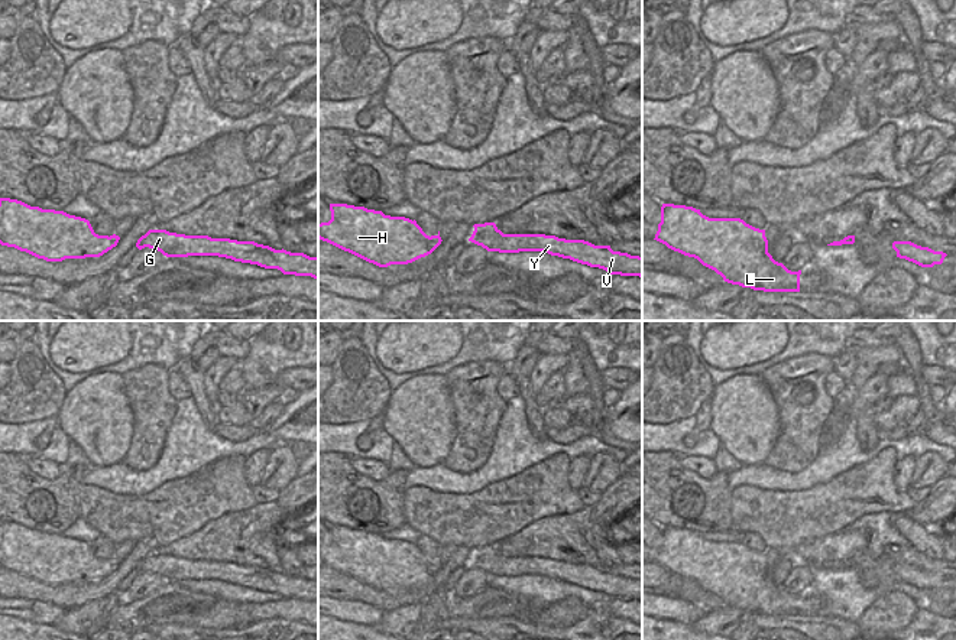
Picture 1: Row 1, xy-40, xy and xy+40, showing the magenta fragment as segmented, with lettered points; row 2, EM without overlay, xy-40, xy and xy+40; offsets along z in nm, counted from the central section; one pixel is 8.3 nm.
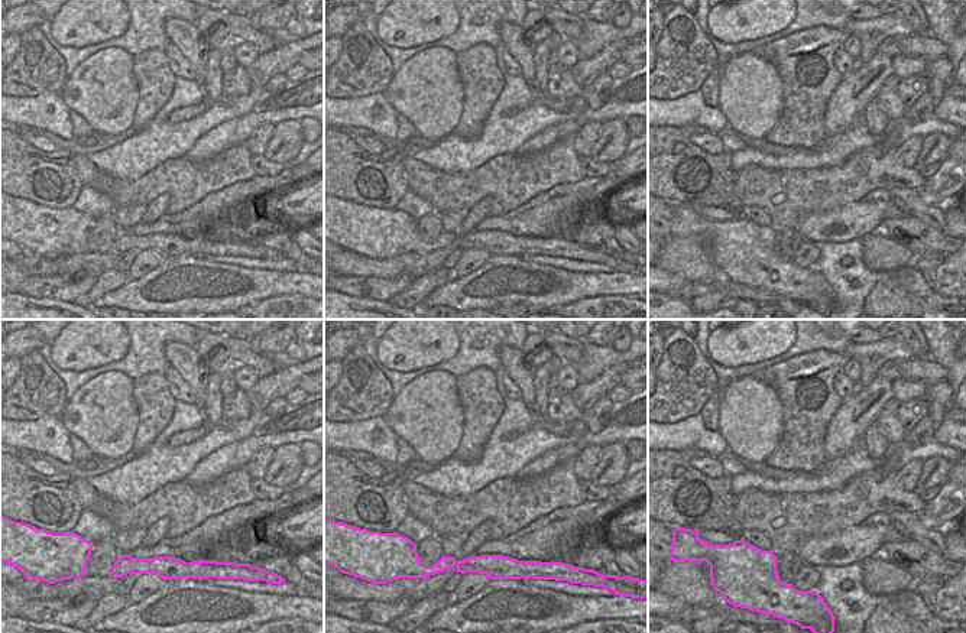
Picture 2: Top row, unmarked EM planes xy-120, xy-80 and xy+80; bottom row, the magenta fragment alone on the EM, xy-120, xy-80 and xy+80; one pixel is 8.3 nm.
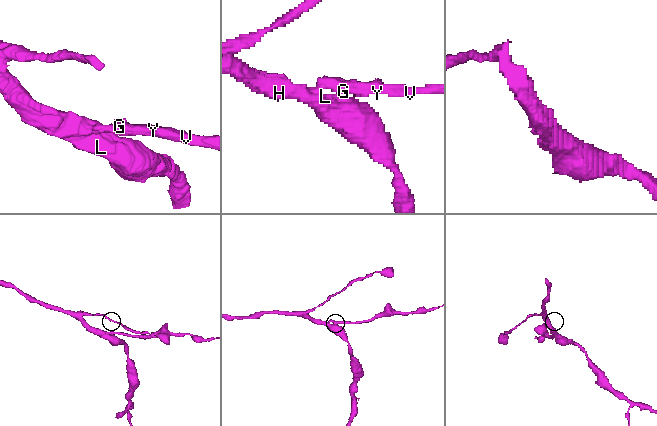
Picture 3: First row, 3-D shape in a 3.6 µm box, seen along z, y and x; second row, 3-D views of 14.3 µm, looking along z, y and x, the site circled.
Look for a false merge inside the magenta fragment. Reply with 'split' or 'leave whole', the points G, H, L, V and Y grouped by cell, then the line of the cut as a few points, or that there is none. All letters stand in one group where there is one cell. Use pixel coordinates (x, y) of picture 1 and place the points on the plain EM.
split; G V Y / H L; cut in xy-40 along (110, 561), (106, 574)

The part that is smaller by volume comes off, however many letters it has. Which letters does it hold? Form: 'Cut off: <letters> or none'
Cut off: G, V, Y

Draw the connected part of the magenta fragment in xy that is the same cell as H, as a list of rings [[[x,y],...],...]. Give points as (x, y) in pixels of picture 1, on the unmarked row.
[[[330,527],[331,543],[318,548],[318,562],[379,591],[408,588],[432,576],[432,563],[417,545],[347,527]]]

